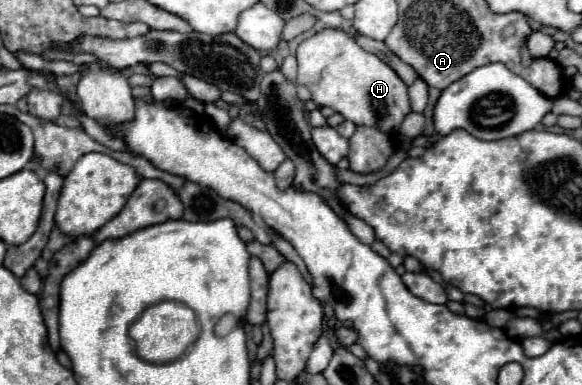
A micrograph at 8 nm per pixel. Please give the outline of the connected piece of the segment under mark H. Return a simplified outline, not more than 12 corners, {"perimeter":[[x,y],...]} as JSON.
{"perimeter":[[342,28],[296,48],[298,84],[346,120],[396,132],[408,88]]}

